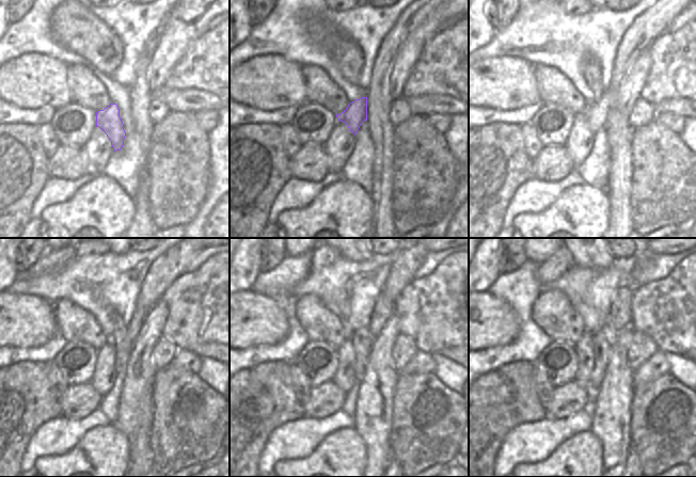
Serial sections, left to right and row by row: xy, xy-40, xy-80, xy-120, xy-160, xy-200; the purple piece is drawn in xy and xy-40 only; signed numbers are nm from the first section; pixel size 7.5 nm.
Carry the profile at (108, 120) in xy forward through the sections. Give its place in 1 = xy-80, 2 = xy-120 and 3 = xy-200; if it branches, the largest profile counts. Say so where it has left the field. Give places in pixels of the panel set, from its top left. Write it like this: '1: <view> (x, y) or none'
1: xy-80 (596, 113)
2: xy-120 (139, 315)
3: xy-200 (620, 315)

